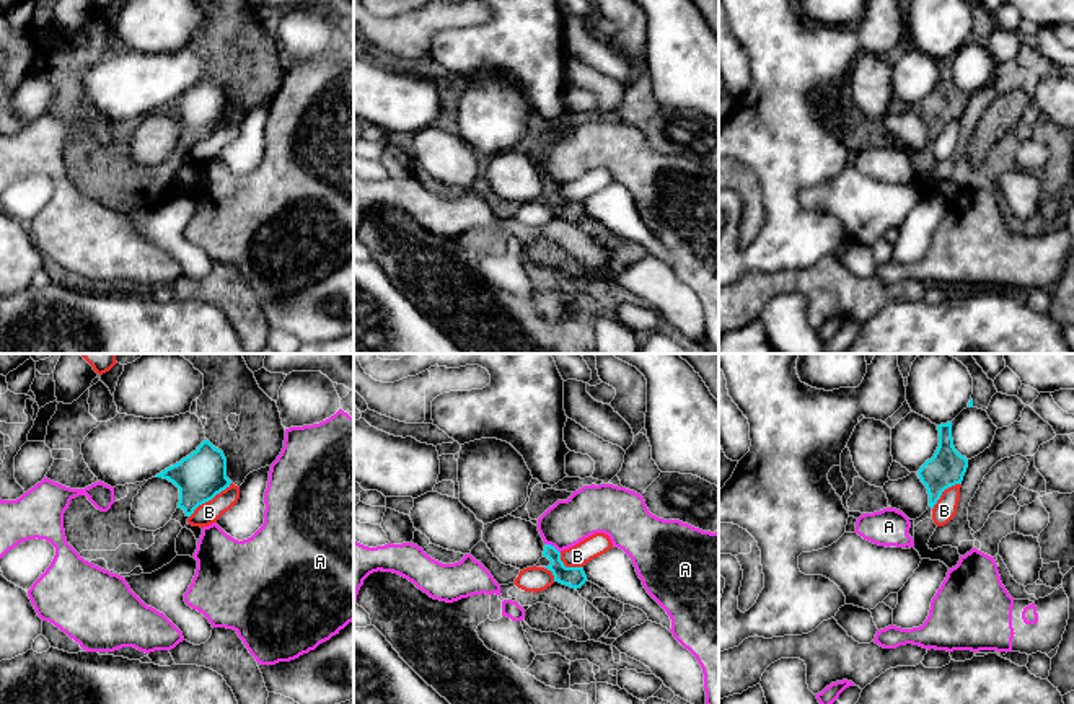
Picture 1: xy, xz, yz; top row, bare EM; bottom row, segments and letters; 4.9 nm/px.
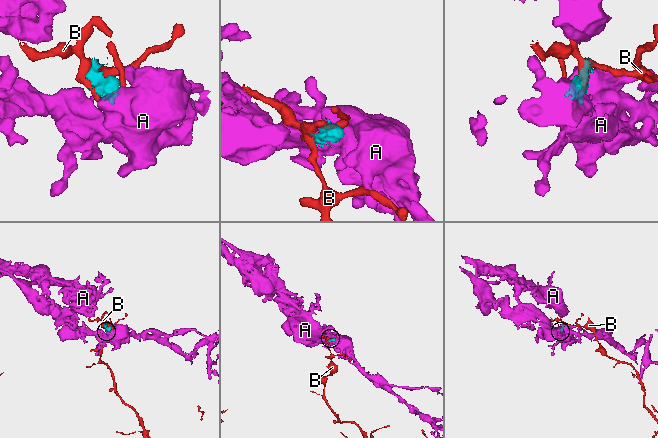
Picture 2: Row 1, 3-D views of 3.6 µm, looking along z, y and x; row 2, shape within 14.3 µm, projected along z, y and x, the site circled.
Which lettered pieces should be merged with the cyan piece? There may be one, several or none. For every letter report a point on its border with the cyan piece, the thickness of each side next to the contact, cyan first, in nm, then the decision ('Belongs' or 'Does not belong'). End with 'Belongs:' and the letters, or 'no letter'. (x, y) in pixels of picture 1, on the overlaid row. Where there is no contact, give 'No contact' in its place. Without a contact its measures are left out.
A: Touches cyan at xz (553, 546). Thickness 110 nm (cyan) against 240 nm. Does not belong
B: Touches cyan at xy (209, 499). Thickness 240 nm (cyan) against 110 nm. Does not belong
Belongs: no letter

